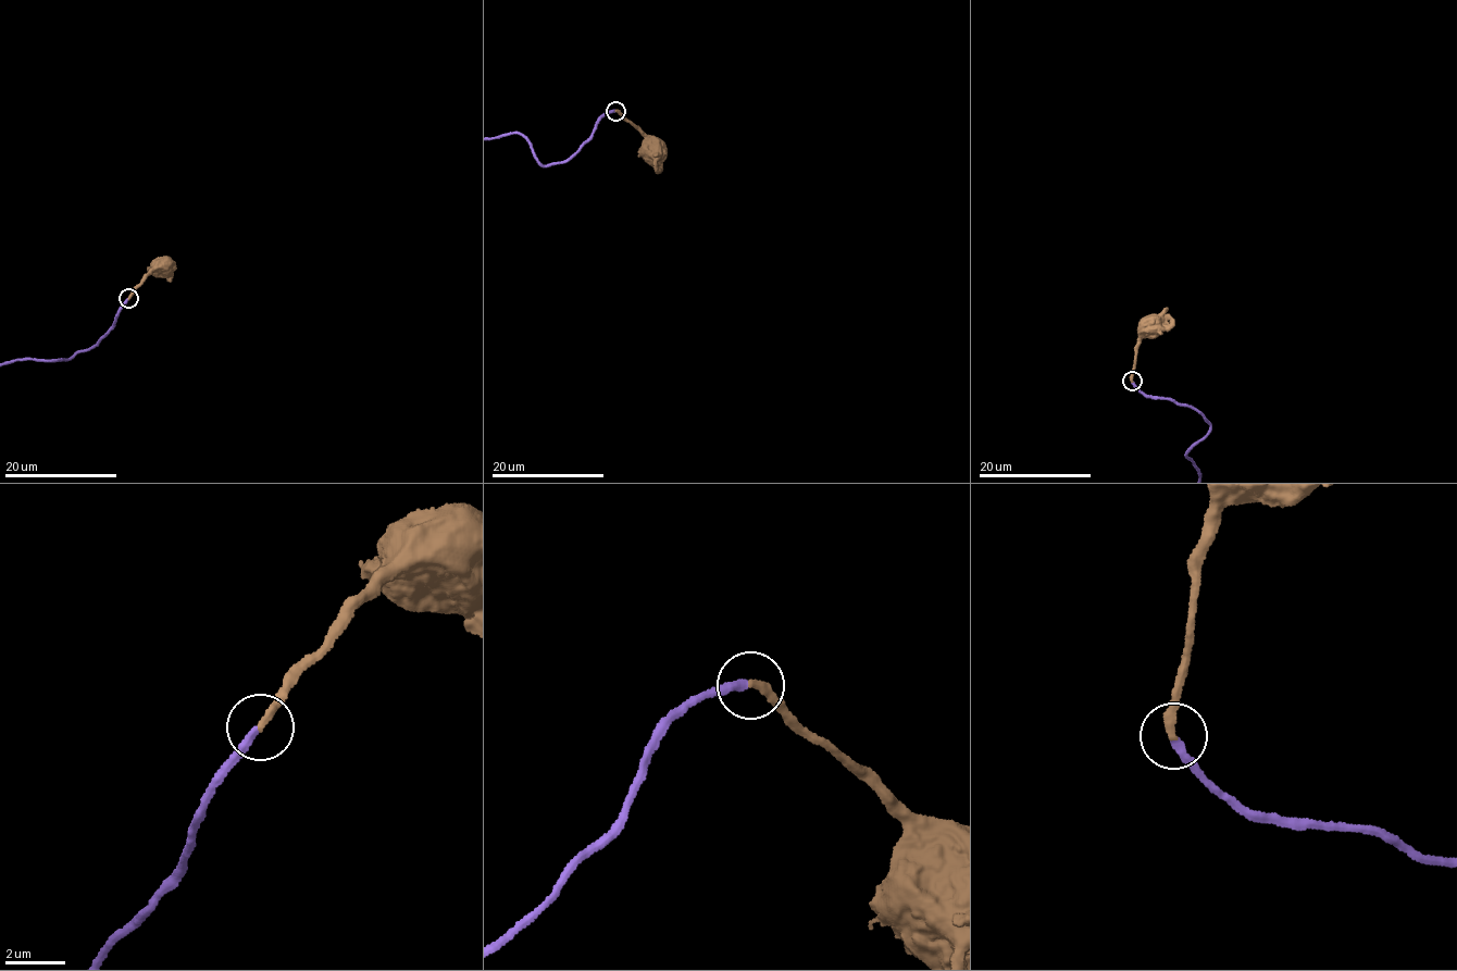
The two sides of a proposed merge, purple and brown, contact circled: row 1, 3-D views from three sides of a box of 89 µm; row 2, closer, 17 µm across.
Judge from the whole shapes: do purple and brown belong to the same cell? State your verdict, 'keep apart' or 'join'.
join

